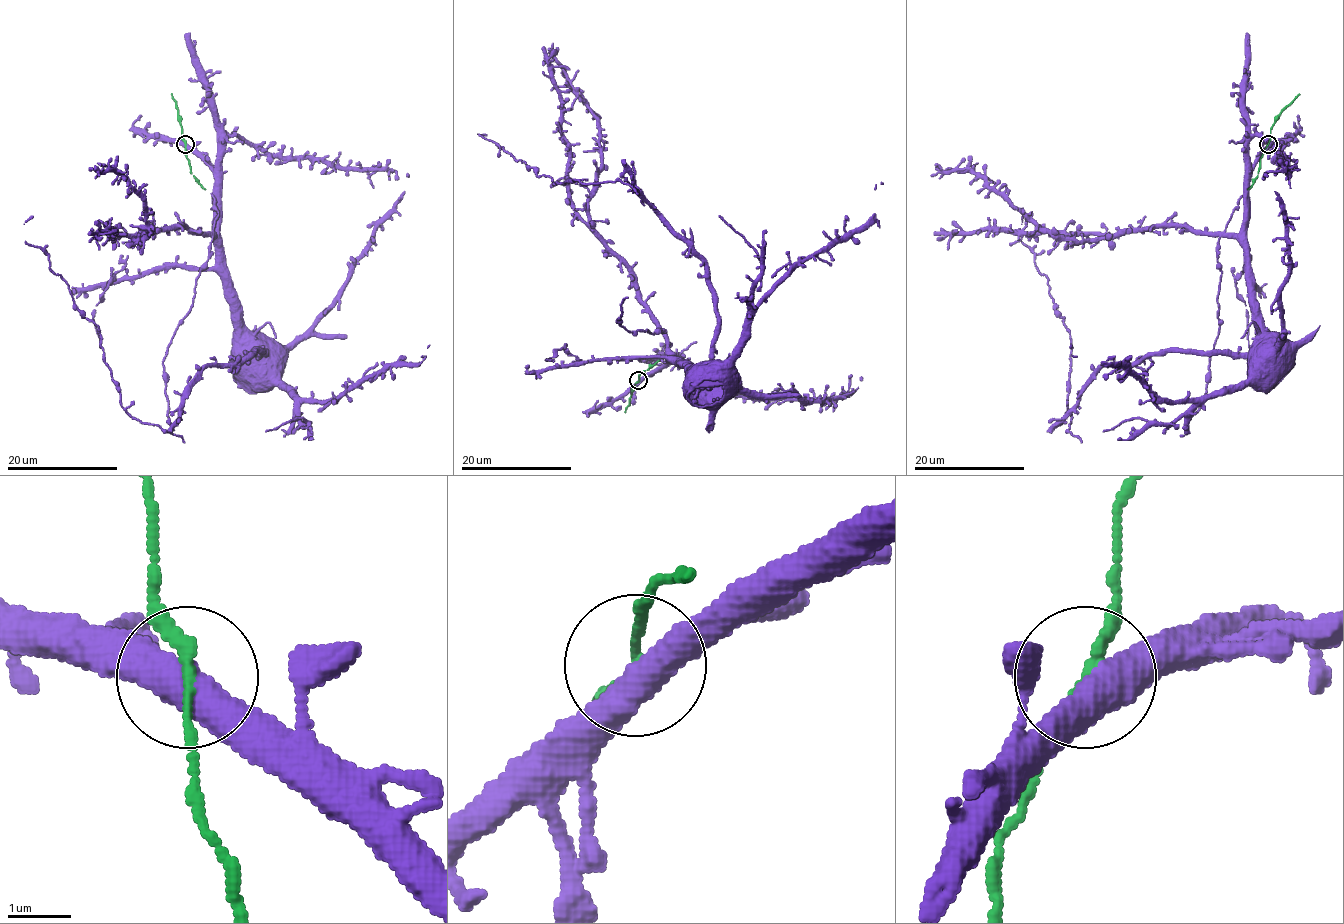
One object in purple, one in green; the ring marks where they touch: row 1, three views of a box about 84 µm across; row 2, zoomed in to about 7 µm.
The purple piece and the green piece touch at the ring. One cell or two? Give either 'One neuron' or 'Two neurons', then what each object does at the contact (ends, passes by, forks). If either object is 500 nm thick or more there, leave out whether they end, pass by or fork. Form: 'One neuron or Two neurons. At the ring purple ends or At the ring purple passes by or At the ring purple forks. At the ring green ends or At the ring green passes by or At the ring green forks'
One neuron

